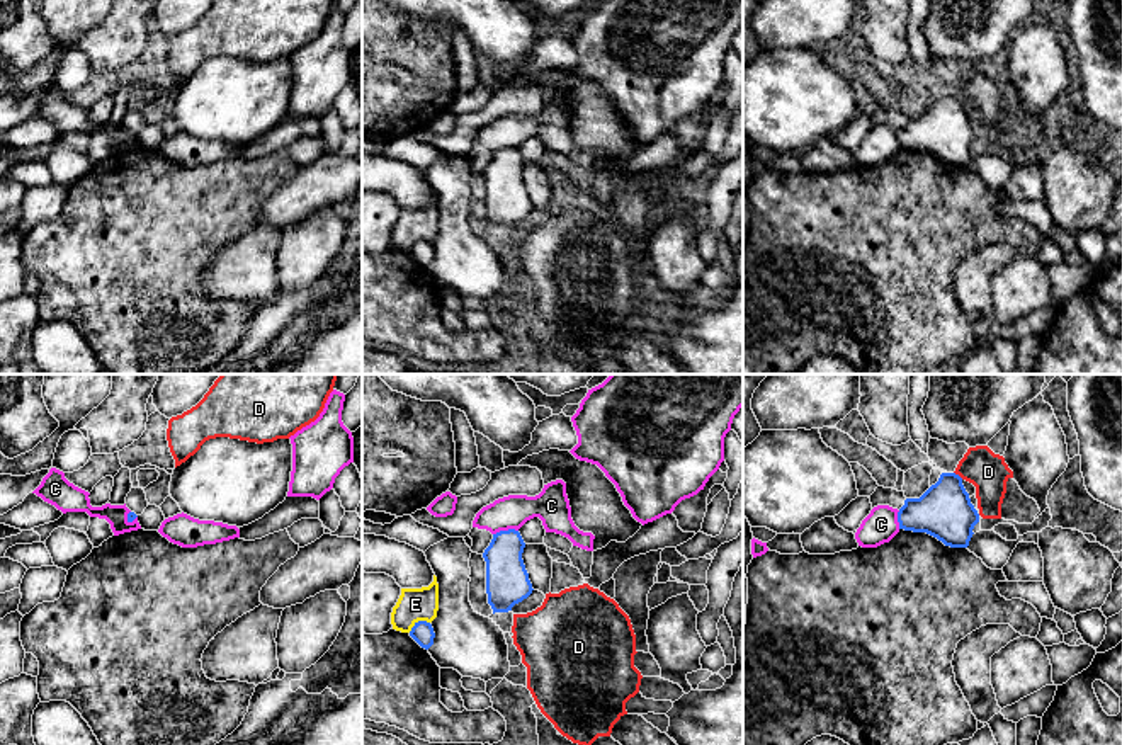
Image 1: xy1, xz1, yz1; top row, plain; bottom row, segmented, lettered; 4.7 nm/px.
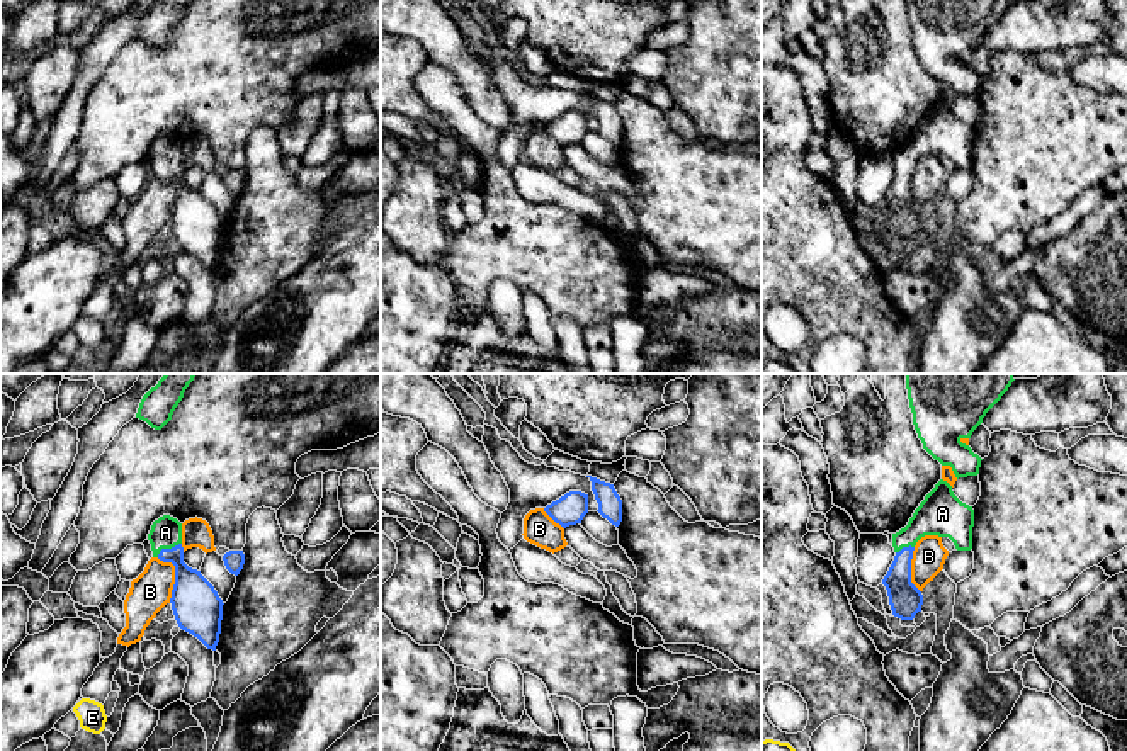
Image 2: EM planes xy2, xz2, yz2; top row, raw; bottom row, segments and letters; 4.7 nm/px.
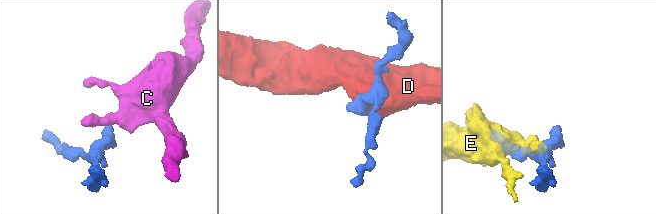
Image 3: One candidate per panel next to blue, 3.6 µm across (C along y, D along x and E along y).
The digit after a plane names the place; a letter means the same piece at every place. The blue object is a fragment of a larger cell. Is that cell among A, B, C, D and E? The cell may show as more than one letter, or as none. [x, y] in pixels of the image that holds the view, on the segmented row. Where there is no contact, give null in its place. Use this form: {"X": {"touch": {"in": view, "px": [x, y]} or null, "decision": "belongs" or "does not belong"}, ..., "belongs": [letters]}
{"A": {"touch": {"in": "xy2", "px": [167, 549]}, "decision": "belongs"}, "B": {"touch": {"in": "xy2", "px": [175, 576]}, "decision": "does not belong"}, "C": {"touch": {"in": "xz1", "px": [505, 531]}, "decision": "does not belong"}, "D": {"touch": {"in": "yz1", "px": [957, 475]}, "decision": "does not belong"}, "E": {"touch": {"in": "xz1", "px": [419, 621]}, "decision": "does not belong"}, "belongs": ["A"]}

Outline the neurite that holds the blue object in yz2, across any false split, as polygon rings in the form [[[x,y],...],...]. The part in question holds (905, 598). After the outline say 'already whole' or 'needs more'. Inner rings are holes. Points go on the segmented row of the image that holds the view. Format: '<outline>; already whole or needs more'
[[[940,479],[915,510],[908,525],[892,534],[894,561],[882,579],[892,615],[913,620],[921,612],[923,595],[911,583],[911,559],[925,535],[949,537],[957,551],[972,549],[974,510],[962,503],[952,486]]]; needs more

